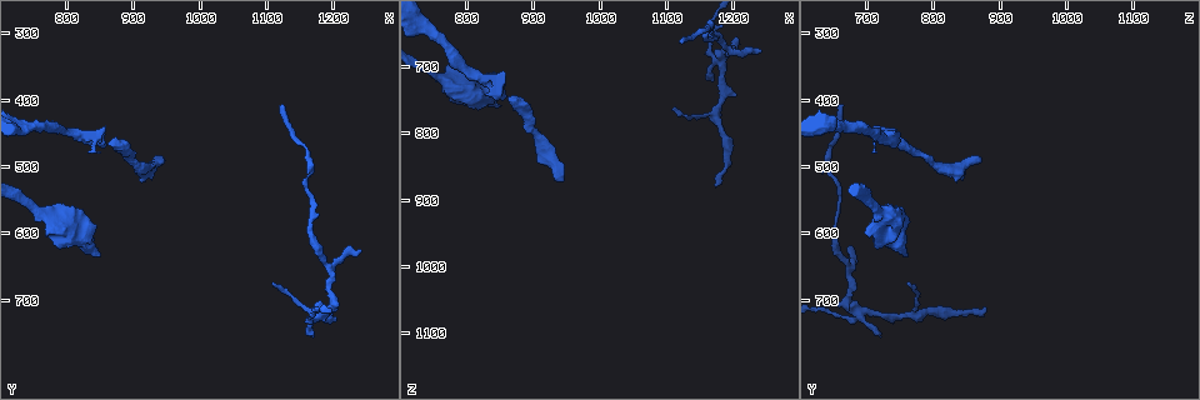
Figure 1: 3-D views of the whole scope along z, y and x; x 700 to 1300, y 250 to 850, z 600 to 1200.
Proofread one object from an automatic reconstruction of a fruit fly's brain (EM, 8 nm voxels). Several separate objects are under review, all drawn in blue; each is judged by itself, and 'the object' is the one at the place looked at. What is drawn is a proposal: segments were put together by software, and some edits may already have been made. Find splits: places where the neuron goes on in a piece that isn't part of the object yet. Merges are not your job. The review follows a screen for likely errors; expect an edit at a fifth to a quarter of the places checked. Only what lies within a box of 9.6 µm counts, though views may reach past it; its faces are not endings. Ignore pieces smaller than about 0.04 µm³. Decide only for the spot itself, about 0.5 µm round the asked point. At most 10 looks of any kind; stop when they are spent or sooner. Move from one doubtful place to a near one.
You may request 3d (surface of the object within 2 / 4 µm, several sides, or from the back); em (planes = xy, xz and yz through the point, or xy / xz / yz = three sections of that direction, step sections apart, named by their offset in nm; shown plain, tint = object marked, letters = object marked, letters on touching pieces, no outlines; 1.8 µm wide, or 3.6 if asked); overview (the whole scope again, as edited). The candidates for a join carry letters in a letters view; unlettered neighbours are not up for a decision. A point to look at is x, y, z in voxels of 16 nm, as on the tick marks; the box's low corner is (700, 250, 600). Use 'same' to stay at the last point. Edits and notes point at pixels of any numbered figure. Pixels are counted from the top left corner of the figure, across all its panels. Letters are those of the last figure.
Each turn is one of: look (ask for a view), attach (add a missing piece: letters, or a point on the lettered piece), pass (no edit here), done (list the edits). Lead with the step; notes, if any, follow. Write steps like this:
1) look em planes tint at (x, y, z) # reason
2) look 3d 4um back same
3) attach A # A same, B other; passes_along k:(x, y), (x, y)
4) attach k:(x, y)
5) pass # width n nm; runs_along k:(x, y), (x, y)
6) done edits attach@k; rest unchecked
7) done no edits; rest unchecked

look 3d 2um at (1120, 405, 670) # end of a long branch

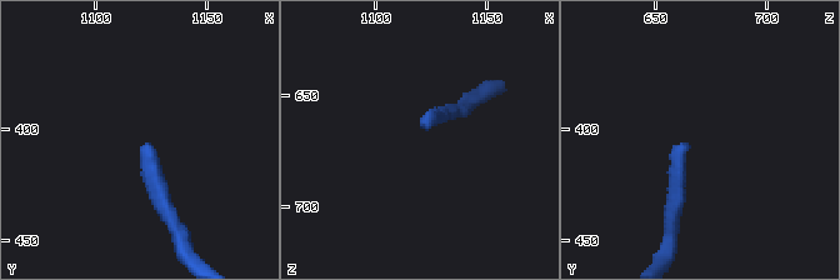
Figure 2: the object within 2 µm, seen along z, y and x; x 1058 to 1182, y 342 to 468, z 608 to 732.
look em 3.6um planes tint at (1122, 407, 665)

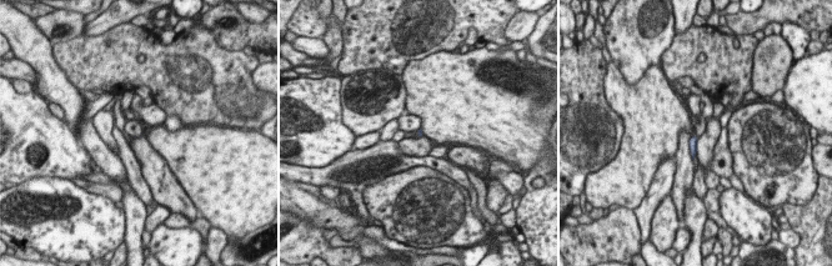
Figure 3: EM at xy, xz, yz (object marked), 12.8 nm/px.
look em 3.6um planes letters same

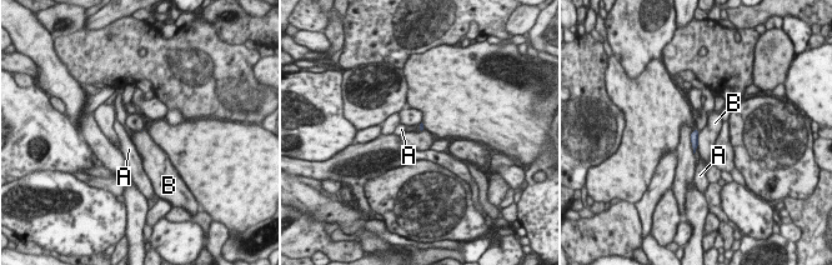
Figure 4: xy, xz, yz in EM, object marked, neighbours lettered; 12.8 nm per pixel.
pass # A other, B other; border 4:(700, 131), (697, 146); no lettered piece goes on from it

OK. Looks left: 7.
look em planes letters at (1170, 755, 720) # tapers out

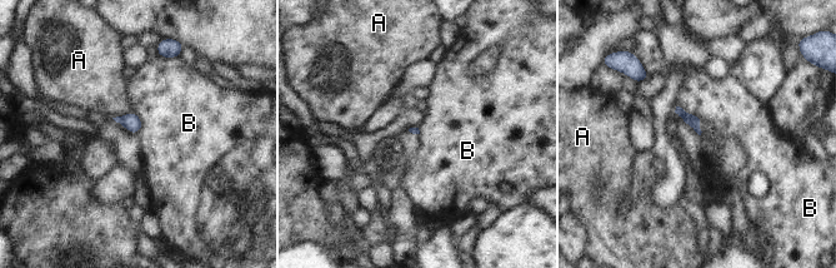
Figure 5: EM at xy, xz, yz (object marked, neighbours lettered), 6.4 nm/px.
pass # longest_contact B 190 nm; A other, B other; no lettered piece goes on from it

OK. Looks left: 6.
look em 3.6um yz step 8 tint at (1175, 715, 880) # free end

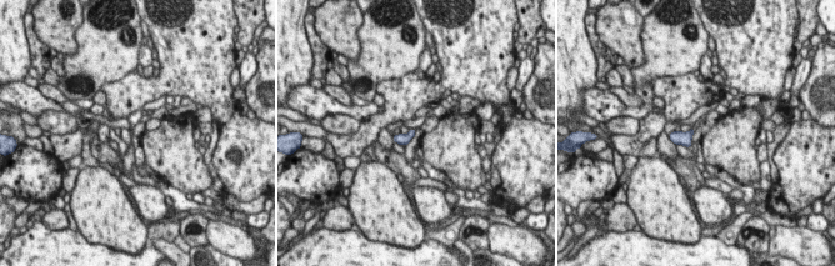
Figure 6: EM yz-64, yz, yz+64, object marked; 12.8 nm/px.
look em 3.6um planes letters same

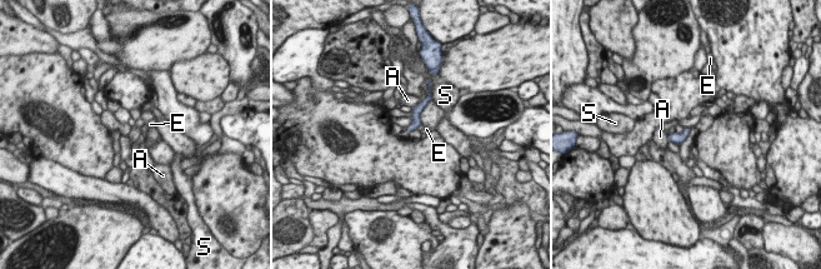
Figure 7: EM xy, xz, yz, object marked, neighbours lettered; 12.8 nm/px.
pass # A other, E other, S other; none of them fits

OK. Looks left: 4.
look em planes letters at (945, 490, 870) # long arm stops here

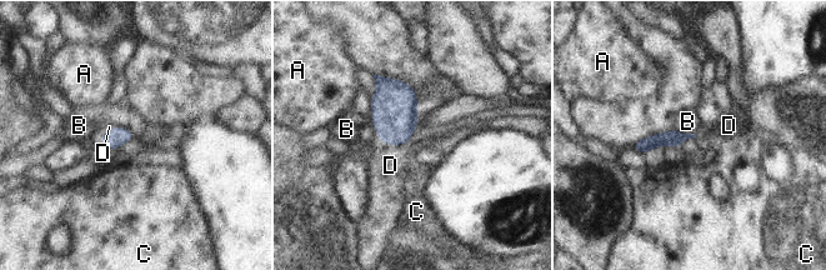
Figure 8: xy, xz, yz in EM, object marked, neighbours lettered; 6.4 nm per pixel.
attach D # A other, B other, C other, D same; passes_along 8:(114, 138), (104, 133), (100, 134); the neuron continues

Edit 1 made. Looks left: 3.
done edits attach@8; rest unchecked

